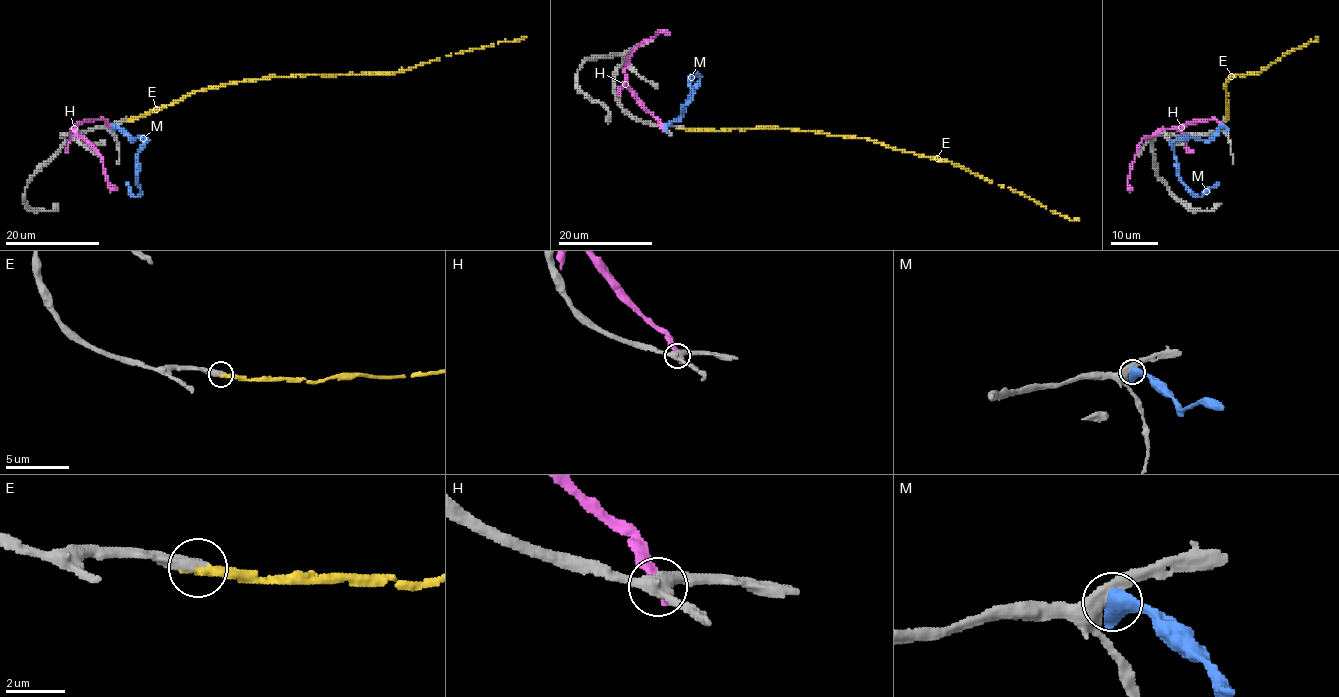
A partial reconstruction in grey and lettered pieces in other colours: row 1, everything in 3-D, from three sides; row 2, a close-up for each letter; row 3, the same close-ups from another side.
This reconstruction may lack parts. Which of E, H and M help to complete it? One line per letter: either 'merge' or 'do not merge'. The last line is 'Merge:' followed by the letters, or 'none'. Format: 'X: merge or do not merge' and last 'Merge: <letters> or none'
E: merge
H: do not merge
M: do not merge
Merge: E

